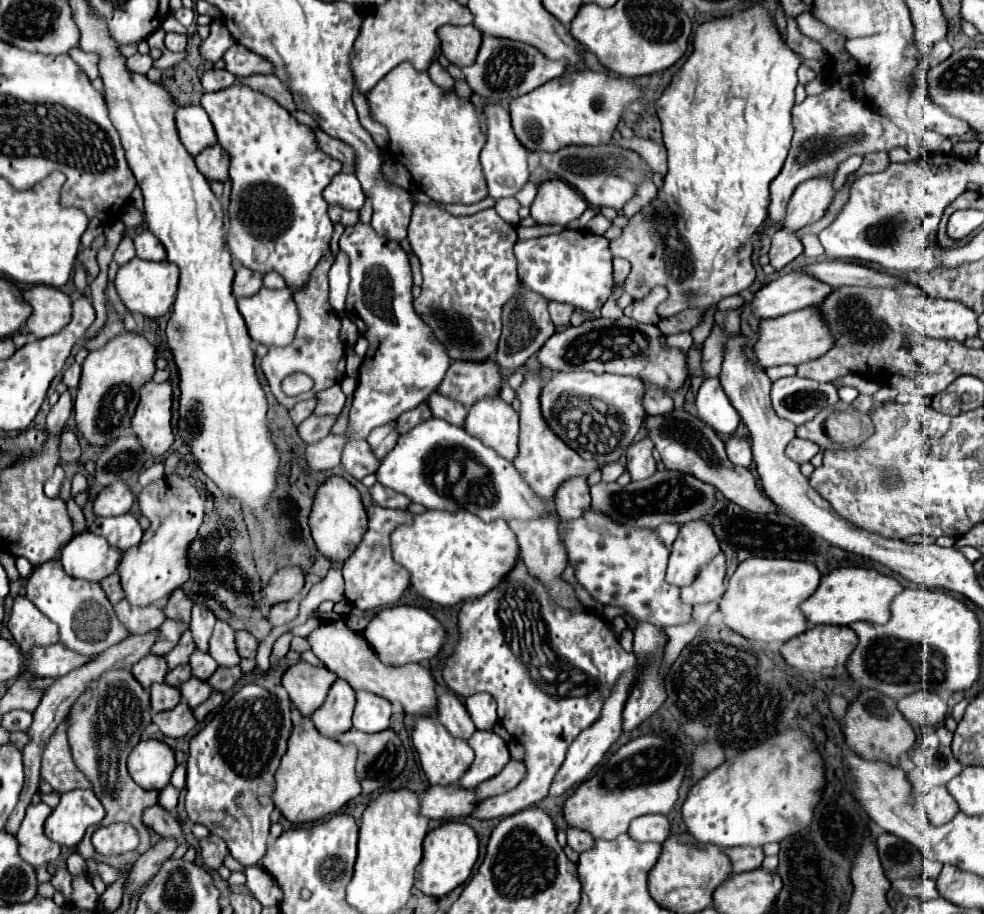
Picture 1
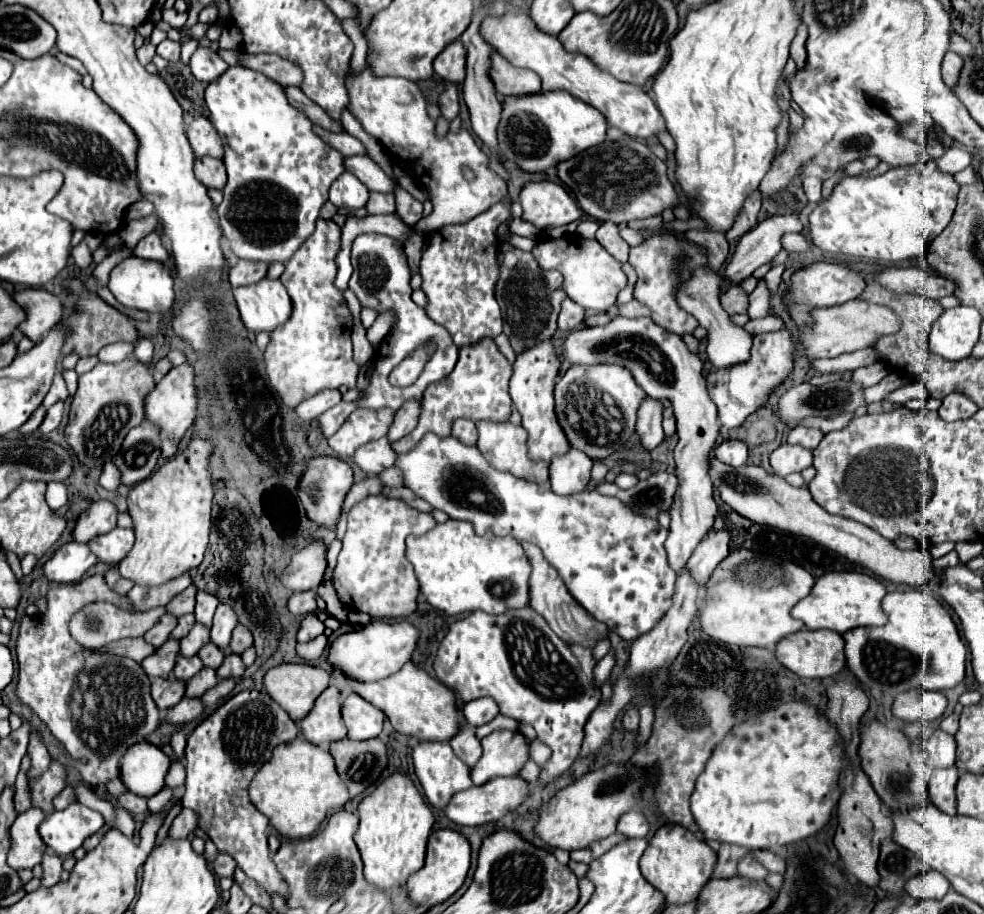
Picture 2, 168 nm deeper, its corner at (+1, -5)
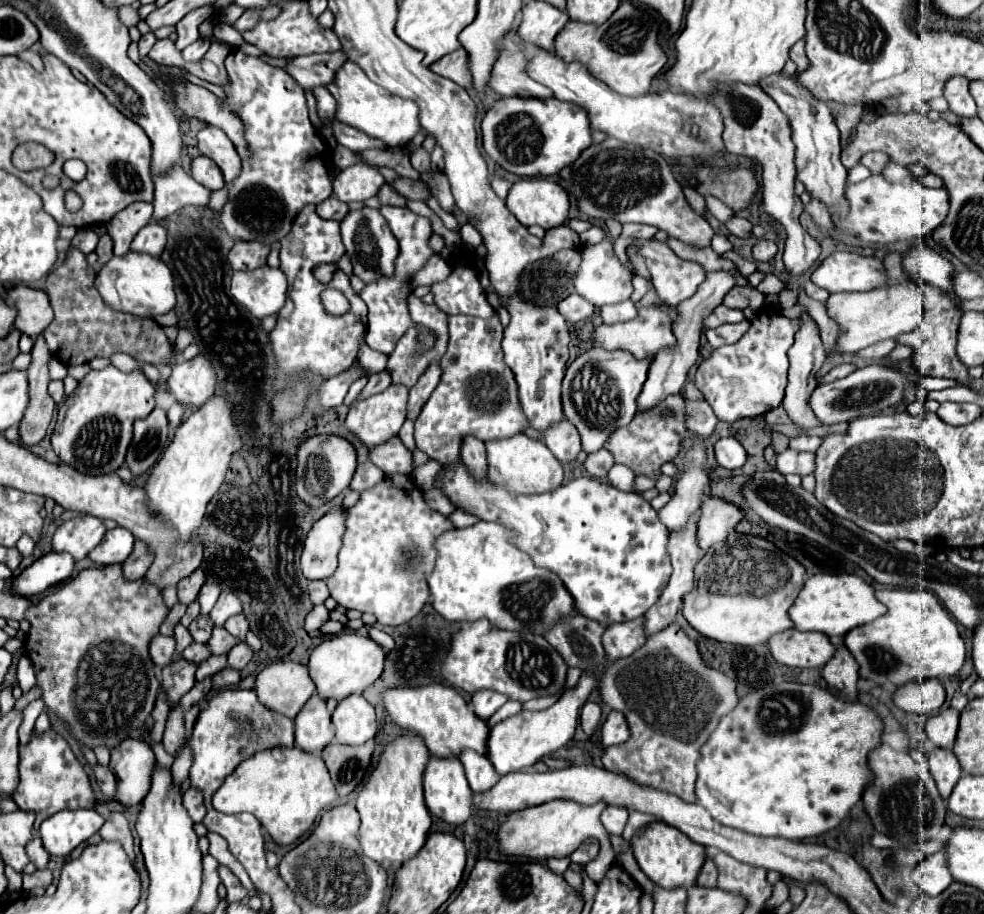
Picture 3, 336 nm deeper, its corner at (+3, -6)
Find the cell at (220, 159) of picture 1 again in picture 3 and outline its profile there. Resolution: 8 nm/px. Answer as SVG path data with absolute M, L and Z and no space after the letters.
M195 157L191 163L191 175L197 179L197 183L201 183L203 187L207 187L211 191L225 187L225 177L211 159Z

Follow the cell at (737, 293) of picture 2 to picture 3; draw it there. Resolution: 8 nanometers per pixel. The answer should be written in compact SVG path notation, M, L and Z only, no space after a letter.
M735 285L723 299L723 305L729 307L729 309L745 309L745 307L751 307L751 309L759 309L763 307L763 299L765 295L759 293L757 289L753 287L739 287Z

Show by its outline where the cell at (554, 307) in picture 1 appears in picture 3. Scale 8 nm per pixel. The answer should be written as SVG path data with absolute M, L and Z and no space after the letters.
M571 293L567 299L563 299L559 305L557 305L559 313L565 317L567 323L575 325L577 321L583 321L583 319L589 319L595 311L595 307L591 303L587 303L581 295L577 293Z

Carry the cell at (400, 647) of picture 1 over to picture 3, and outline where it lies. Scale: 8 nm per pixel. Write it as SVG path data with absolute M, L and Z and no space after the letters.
M343 633L331 639L325 639L319 647L313 649L309 657L309 675L317 685L317 693L323 699L345 699L351 693L363 693L371 687L385 669L385 649L371 637L361 637L355 633Z

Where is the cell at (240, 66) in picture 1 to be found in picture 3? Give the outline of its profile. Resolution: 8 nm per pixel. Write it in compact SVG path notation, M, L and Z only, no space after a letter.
M343 51L331 55L305 55L305 57L291 57L283 67L287 75L291 75L305 91L315 89L319 85L329 85L335 77L339 65L343 65L347 57Z

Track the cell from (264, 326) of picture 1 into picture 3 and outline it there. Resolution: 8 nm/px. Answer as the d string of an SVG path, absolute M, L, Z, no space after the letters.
M259 267L259 271L235 273L231 281L233 297L257 319L277 315L287 299L287 279L283 271Z

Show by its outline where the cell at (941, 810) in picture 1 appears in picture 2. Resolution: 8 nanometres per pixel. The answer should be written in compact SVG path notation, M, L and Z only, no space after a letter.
M933 768L929 778L931 802L945 814L955 814L955 784L959 778L959 768Z

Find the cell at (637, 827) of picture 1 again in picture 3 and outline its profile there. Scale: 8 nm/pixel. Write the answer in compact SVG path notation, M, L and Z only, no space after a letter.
M609 805L609 807L603 811L601 823L603 823L603 827L607 829L609 835L623 835L623 829L625 829L625 825L627 825L627 819L629 819L629 813L627 813L625 807Z

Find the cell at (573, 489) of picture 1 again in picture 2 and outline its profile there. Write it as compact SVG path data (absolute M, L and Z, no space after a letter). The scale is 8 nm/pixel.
M571 446L567 454L557 456L551 462L551 490L563 496L585 490L591 478L591 466L591 458L587 454L581 454L581 450L573 450Z

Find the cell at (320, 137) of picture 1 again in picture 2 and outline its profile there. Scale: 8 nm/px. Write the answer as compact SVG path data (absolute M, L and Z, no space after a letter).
M347 156L345 168L353 172L369 190L375 192L395 192L395 180L387 176L369 156Z

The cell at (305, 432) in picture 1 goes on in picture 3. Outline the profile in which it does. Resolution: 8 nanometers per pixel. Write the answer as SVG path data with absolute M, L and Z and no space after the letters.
M375 373L375 375L369 377L369 383L365 385L365 389L363 389L361 395L357 397L357 401L363 401L363 399L367 399L367 397L371 397L371 395L377 395L377 393L385 391L389 385L391 385L391 379L387 379L387 375Z

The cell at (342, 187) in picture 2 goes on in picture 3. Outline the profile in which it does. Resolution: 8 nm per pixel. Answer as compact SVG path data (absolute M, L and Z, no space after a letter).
M351 165L337 173L333 179L333 191L335 197L343 203L365 201L369 197L375 197L383 183L383 175L371 165Z

